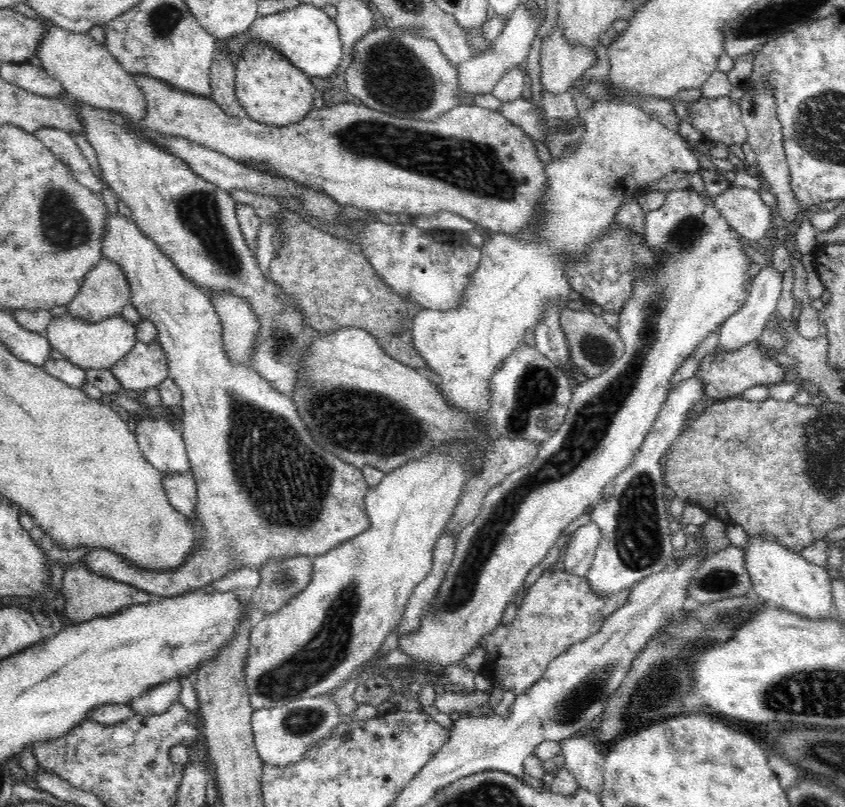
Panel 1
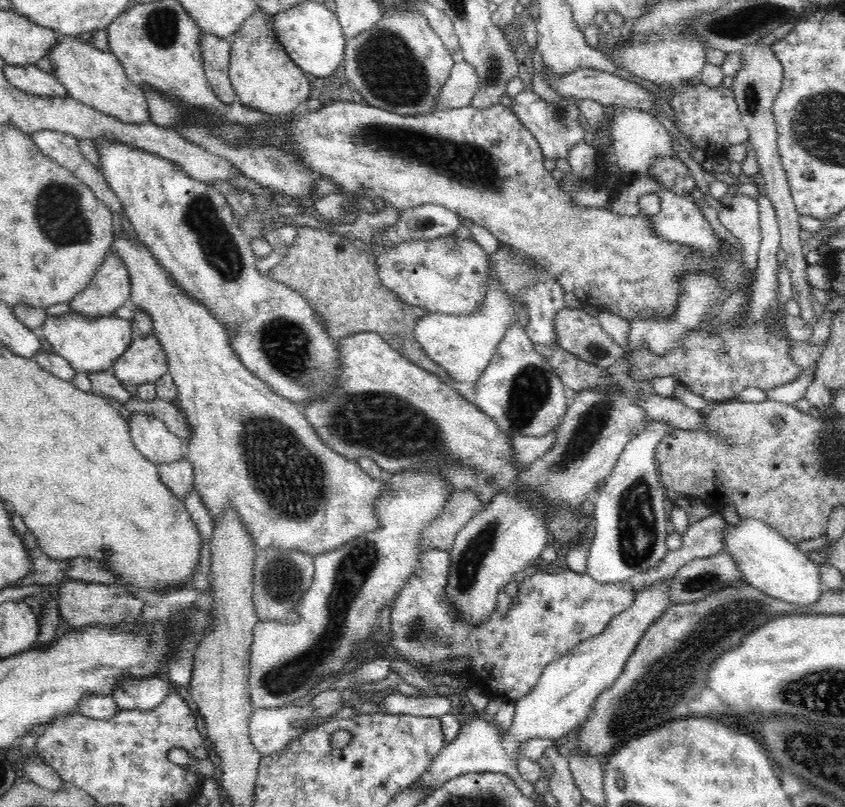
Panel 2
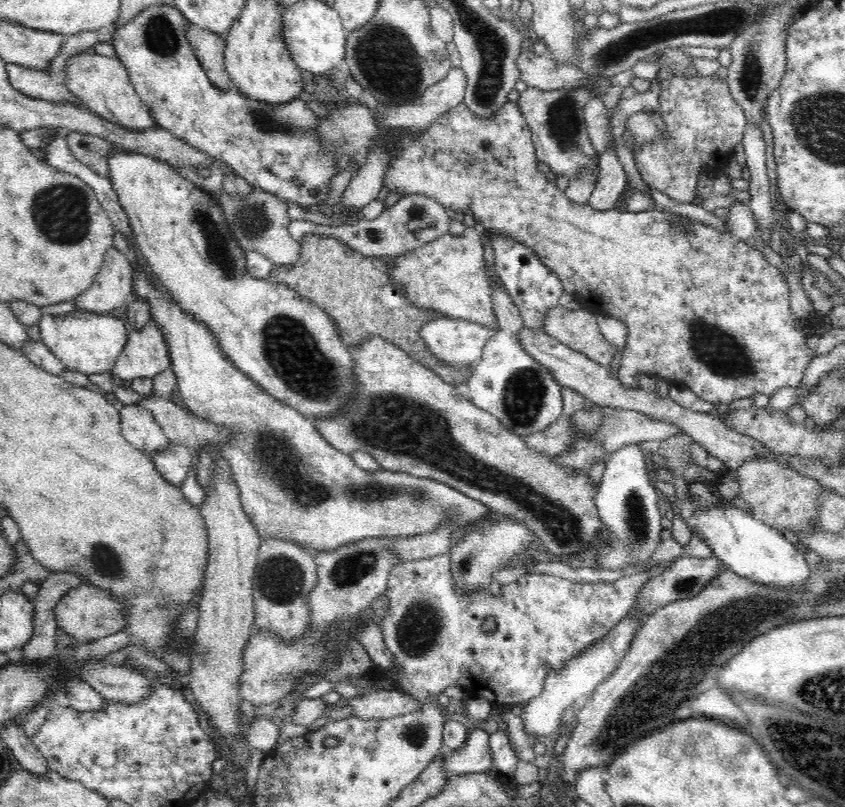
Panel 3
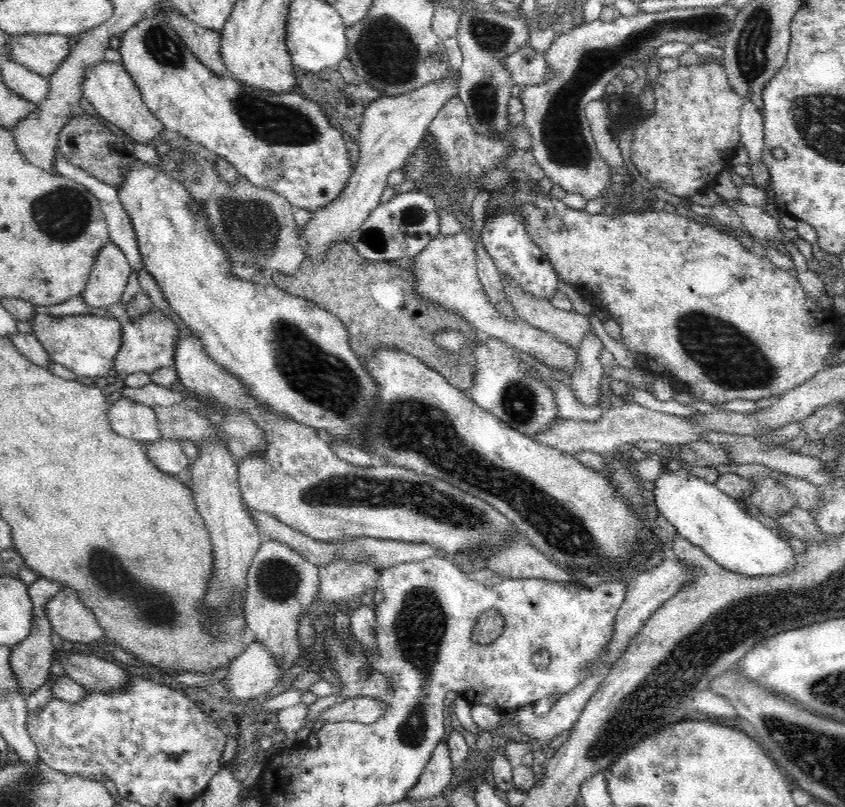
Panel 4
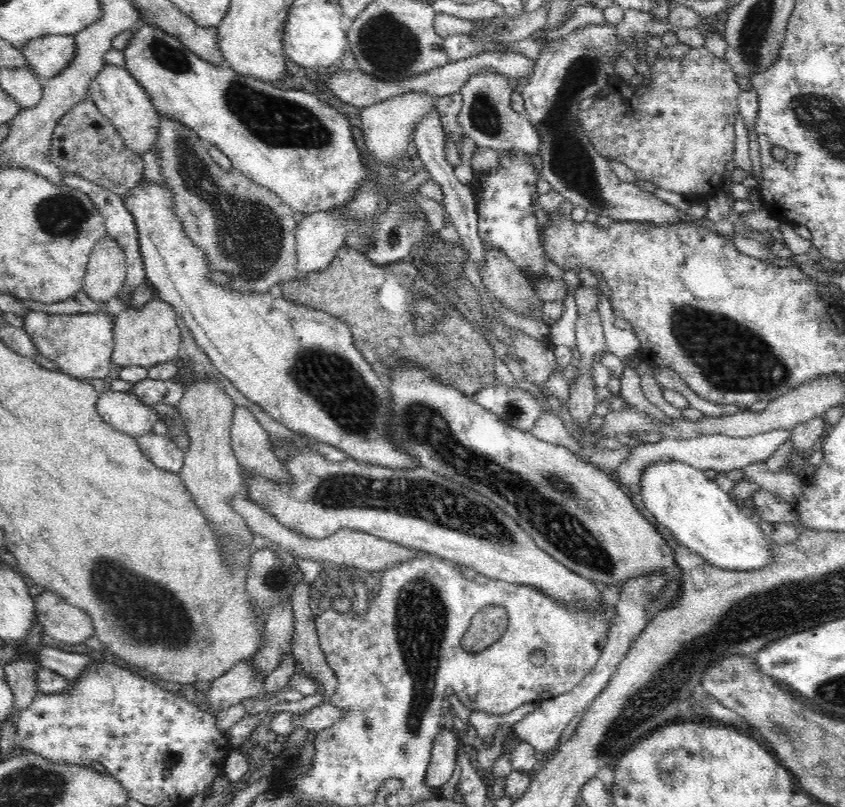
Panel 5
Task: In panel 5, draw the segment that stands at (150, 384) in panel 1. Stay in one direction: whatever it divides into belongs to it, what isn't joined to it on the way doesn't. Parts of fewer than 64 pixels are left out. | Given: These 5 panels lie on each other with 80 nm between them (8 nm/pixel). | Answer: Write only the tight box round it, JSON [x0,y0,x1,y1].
[112,296,182,368]

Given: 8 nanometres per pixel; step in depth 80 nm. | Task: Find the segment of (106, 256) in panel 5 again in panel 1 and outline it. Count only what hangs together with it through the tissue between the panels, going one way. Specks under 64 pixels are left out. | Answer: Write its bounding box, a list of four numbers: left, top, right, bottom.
[67,258,131,322]

